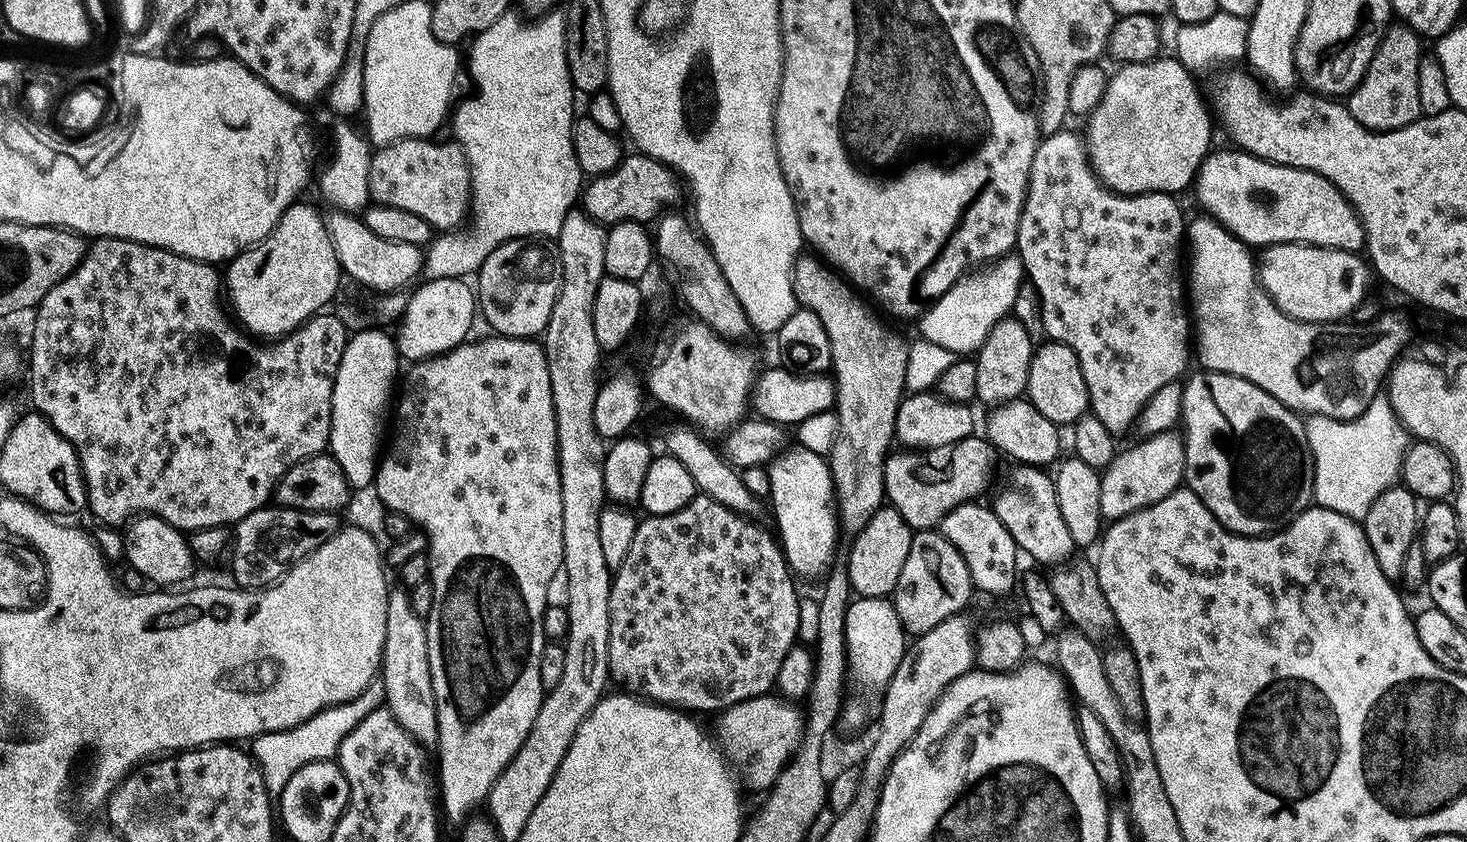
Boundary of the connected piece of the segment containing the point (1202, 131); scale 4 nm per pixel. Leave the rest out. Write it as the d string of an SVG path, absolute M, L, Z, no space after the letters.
M1155 58L1150 61L1142 61L1140 64L1125 64L1117 67L1117 72L1114 71L1108 77L1108 85L1102 94L1102 98L1098 102L1098 106L1094 106L1094 110L1088 113L1086 123L1088 129L1083 129L1082 136L1086 141L1088 149L1088 160L1092 163L1092 170L1096 173L1097 178L1102 181L1105 186L1112 192L1121 192L1123 196L1137 196L1143 192L1166 192L1169 194L1180 194L1184 187L1191 185L1196 179L1196 174L1200 170L1200 164L1204 157L1208 155L1212 144L1212 120L1210 108L1204 105L1204 100L1200 97L1200 88L1195 84L1193 73L1189 72L1179 60L1169 58Z

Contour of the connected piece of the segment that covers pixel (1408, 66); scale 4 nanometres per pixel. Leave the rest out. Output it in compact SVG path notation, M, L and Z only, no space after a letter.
M1396 22L1385 32L1382 42L1362 82L1347 97L1350 114L1359 124L1371 132L1389 132L1420 119L1422 113L1418 102L1418 66L1426 55L1422 38L1403 22Z

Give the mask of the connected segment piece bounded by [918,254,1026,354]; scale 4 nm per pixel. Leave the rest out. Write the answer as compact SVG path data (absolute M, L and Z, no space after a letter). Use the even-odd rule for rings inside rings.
M1009 254L993 260L975 270L961 276L950 290L946 290L931 304L927 305L926 311L919 317L919 335L925 340L934 342L934 346L946 346L946 350L957 354L975 354L980 351L984 339L990 334L990 330L999 320L1009 315L1014 306L1014 298L1018 298L1018 286L1026 279L1024 264L1019 255Z

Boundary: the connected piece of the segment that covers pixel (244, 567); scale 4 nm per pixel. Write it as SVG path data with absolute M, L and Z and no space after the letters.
M265 506L246 514L246 518L234 526L230 536L232 576L236 579L233 581L245 590L268 587L274 580L272 556L283 566L303 560L337 532L336 519L338 516L335 512L307 512L279 506Z

